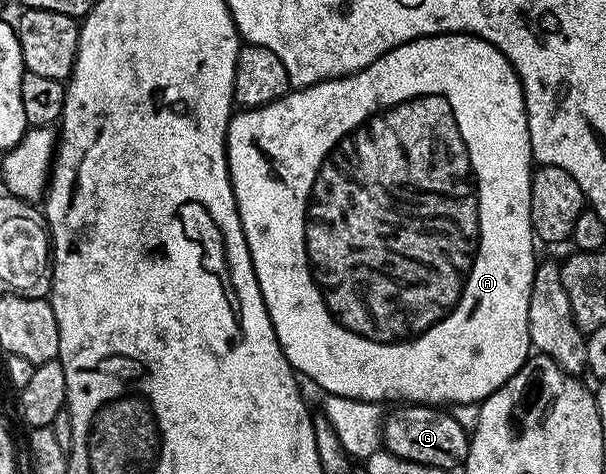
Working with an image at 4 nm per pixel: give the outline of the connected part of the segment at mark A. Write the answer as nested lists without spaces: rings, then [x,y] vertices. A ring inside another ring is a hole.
[[[429,34],[429,35],[426,35],[426,36],[420,36],[420,37],[418,37],[418,38],[415,38],[415,39],[414,39],[414,40],[412,40],[412,42],[406,42],[406,43],[405,43],[405,44],[401,44],[401,45],[400,45],[400,46],[398,46],[398,47],[397,47],[397,48],[393,48],[393,49],[392,49],[392,50],[390,50],[390,51],[389,51],[389,52],[385,52],[385,56],[381,56],[381,57],[380,57],[380,58],[378,58],[378,59],[377,59],[377,60],[373,60],[373,64],[372,64],[372,65],[371,65],[371,66],[366,66],[366,67],[365,67],[365,68],[361,68],[361,69],[360,69],[360,70],[358,70],[358,72],[356,72],[356,74],[347,74],[347,75],[346,75],[346,76],[345,76],[345,77],[343,77],[343,78],[326,78],[326,79],[325,79],[325,80],[324,80],[324,82],[318,82],[318,83],[317,83],[317,84],[313,84],[313,85],[312,85],[312,86],[304,86],[304,87],[302,87],[302,88],[295,88],[295,89],[292,89],[292,90],[291,90],[291,91],[290,91],[290,92],[289,92],[289,93],[287,93],[287,95],[285,95],[285,96],[284,96],[284,97],[283,97],[283,98],[279,98],[279,99],[277,99],[277,100],[276,100],[276,101],[275,101],[275,102],[270,102],[270,103],[269,103],[269,104],[265,104],[265,105],[264,105],[264,106],[253,106],[253,107],[250,107],[250,108],[243,108],[243,109],[240,109],[240,110],[239,110],[239,111],[238,111],[238,113],[236,113],[236,114],[235,114],[235,115],[234,115],[234,117],[232,117],[232,120],[231,120],[231,123],[230,123],[230,124],[229,124],[229,128],[228,128],[228,129],[227,129],[227,163],[228,163],[228,164],[229,164],[229,176],[230,176],[230,177],[231,177],[231,183],[232,183],[232,184],[233,184],[233,196],[234,196],[234,197],[235,197],[235,203],[236,203],[236,204],[237,204],[237,212],[238,212],[238,213],[239,213],[239,219],[240,219],[240,220],[241,220],[241,228],[242,228],[242,229],[243,229],[243,231],[244,231],[244,232],[245,232],[245,240],[246,240],[246,241],[247,241],[247,243],[248,243],[248,244],[249,244],[249,256],[250,256],[250,257],[251,257],[251,259],[252,259],[252,260],[253,260],[253,272],[254,272],[254,273],[255,273],[255,275],[256,275],[256,276],[257,276],[257,284],[258,284],[258,285],[259,285],[259,287],[260,287],[260,288],[261,288],[261,296],[262,296],[262,297],[263,297],[263,299],[264,299],[264,300],[265,300],[265,308],[266,308],[266,309],[267,309],[267,311],[268,311],[268,312],[269,312],[269,316],[270,316],[270,317],[271,317],[271,319],[272,319],[272,320],[273,320],[273,332],[277,332],[277,340],[278,340],[278,341],[279,341],[279,342],[280,342],[280,344],[282,344],[282,346],[283,346],[283,351],[284,351],[284,352],[285,352],[285,360],[289,360],[289,364],[290,364],[290,365],[291,365],[291,366],[292,366],[292,367],[293,367],[293,368],[294,368],[294,369],[295,369],[295,373],[296,373],[296,375],[299,375],[299,376],[302,376],[302,377],[303,377],[303,378],[304,378],[304,379],[306,379],[306,378],[305,378],[305,377],[307,377],[307,378],[312,378],[312,380],[313,380],[313,381],[315,381],[315,382],[316,382],[316,384],[317,384],[317,385],[319,385],[319,386],[320,386],[320,388],[321,388],[321,389],[323,389],[323,390],[324,390],[324,392],[325,392],[325,393],[324,393],[324,395],[327,395],[327,396],[334,396],[334,397],[336,397],[336,398],[352,398],[352,399],[353,399],[353,400],[361,400],[361,401],[362,401],[362,402],[378,402],[378,403],[380,403],[380,404],[388,404],[388,403],[387,403],[387,402],[395,402],[395,403],[391,403],[391,404],[422,404],[422,405],[424,405],[424,406],[434,406],[434,405],[436,405],[436,404],[442,404],[442,405],[443,405],[443,406],[444,406],[444,407],[447,407],[447,408],[454,408],[454,407],[457,407],[457,406],[473,406],[473,405],[476,405],[476,404],[482,404],[482,402],[484,402],[484,401],[485,401],[485,399],[487,399],[487,398],[488,398],[488,397],[489,397],[489,396],[490,396],[490,395],[491,395],[491,394],[492,394],[492,393],[493,393],[493,392],[497,392],[497,388],[501,388],[501,384],[505,384],[505,383],[506,383],[506,382],[508,382],[508,380],[510,380],[510,379],[511,379],[511,377],[512,377],[512,376],[513,376],[513,375],[515,375],[515,374],[516,374],[516,372],[518,372],[518,370],[519,370],[519,369],[520,369],[520,368],[521,368],[521,364],[525,364],[525,363],[526,363],[526,362],[527,362],[527,359],[528,359],[528,358],[530,358],[530,357],[531,357],[531,355],[532,355],[532,353],[533,353],[533,347],[532,347],[532,345],[531,345],[531,337],[530,337],[530,336],[529,336],[529,296],[530,296],[530,295],[531,295],[531,289],[532,289],[532,288],[533,288],[533,276],[534,276],[534,275],[535,275],[535,267],[536,267],[536,265],[537,265],[537,257],[536,257],[536,258],[535,258],[535,246],[536,246],[536,247],[537,247],[537,239],[536,239],[536,237],[535,237],[535,232],[534,232],[534,230],[532,230],[532,228],[531,228],[531,176],[532,176],[532,173],[533,173],[533,159],[532,159],[532,156],[531,156],[531,141],[530,141],[530,140],[529,140],[529,124],[528,124],[528,123],[527,123],[527,109],[526,109],[526,108],[525,108],[525,100],[524,100],[524,99],[523,99],[523,86],[522,86],[522,85],[521,85],[521,83],[520,83],[520,82],[519,82],[519,77],[518,77],[518,76],[517,76],[517,72],[516,72],[516,71],[515,71],[515,69],[514,69],[514,68],[513,68],[513,64],[509,64],[509,60],[508,60],[508,59],[507,59],[507,58],[506,58],[506,56],[505,56],[505,55],[504,55],[504,54],[503,54],[503,53],[502,53],[502,52],[500,52],[500,50],[498,50],[498,49],[497,49],[497,48],[496,48],[496,47],[495,47],[495,46],[494,46],[494,45],[493,45],[493,44],[489,44],[489,43],[488,43],[488,42],[486,42],[486,41],[485,41],[485,40],[481,40],[481,39],[480,39],[480,38],[478,38],[478,37],[477,37],[477,36],[475,36],[475,35],[474,35],[474,34]]]

